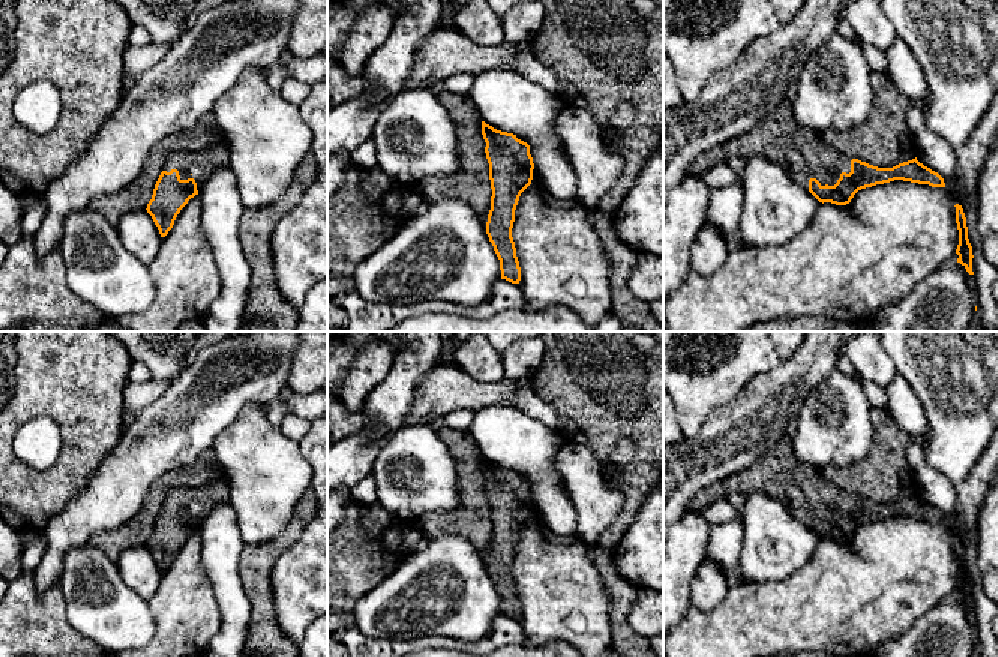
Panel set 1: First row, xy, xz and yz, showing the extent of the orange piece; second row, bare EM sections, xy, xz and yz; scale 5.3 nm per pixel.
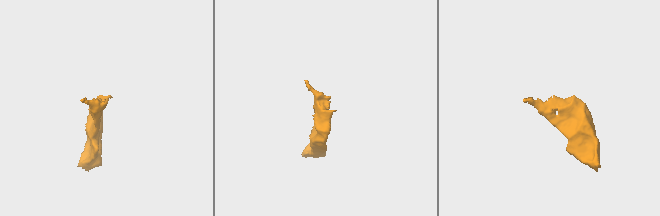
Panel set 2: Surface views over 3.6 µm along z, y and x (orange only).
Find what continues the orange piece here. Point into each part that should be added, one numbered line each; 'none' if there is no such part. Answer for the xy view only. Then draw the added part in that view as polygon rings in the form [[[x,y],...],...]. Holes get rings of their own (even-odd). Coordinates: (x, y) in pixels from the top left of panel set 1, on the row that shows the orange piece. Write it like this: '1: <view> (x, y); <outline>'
1: xy (201, 164); [[[222,142],[200,152],[176,150],[167,158],[162,171],[170,172],[171,170],[177,170],[180,180],[194,178],[197,183],[197,190],[200,192],[207,178],[221,165],[228,166],[228,164],[228,146],[227,142]]]

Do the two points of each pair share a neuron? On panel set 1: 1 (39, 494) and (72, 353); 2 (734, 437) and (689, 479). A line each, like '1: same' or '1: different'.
1: same
2: same

